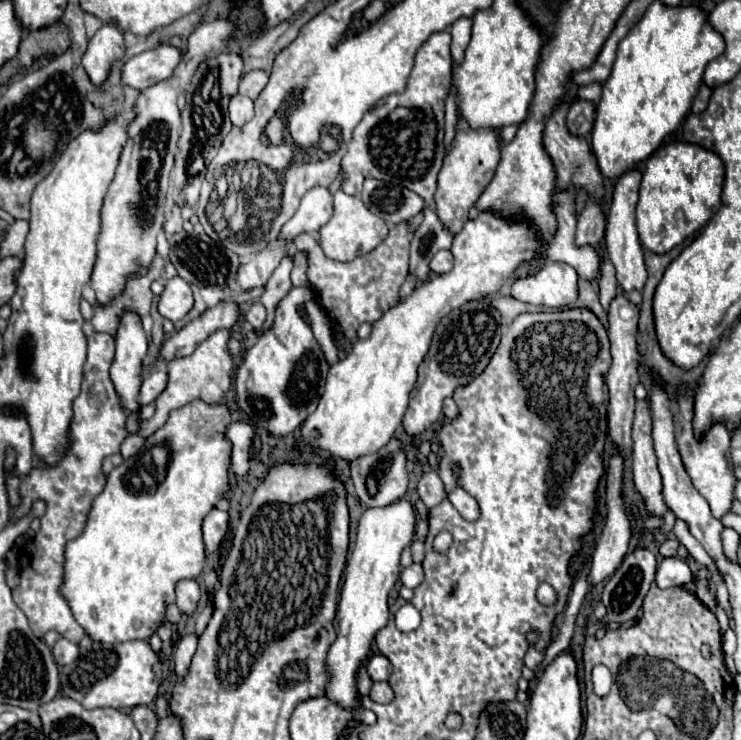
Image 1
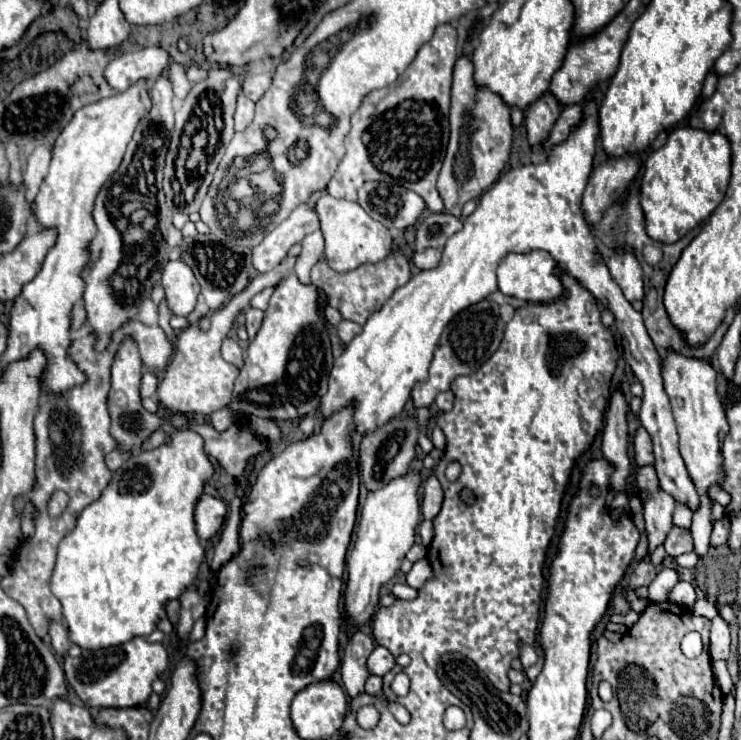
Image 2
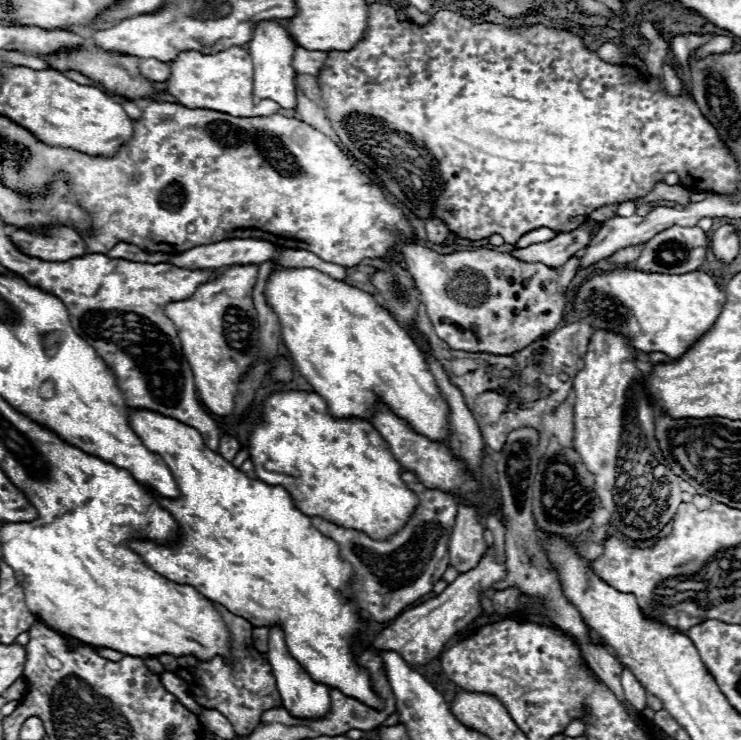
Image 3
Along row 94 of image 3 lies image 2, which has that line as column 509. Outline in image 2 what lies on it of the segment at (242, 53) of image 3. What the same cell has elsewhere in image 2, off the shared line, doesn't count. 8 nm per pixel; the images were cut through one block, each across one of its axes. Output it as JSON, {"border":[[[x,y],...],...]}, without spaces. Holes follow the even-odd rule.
{"border":[[[588,102],[584,106],[584,124],[580,124],[580,128],[576,128],[564,144],[554,146],[548,152],[546,162],[514,168],[484,192],[474,214],[464,218],[464,228],[448,238],[442,250],[440,266],[416,272],[406,286],[398,288],[390,296],[382,310],[368,318],[362,334],[358,334],[348,344],[346,352],[334,360],[328,392],[320,402],[322,420],[342,408],[354,408],[354,430],[366,436],[378,426],[384,426],[392,418],[400,416],[414,384],[428,378],[432,352],[448,320],[452,320],[456,312],[478,304],[498,290],[496,268],[510,252],[528,254],[534,250],[546,250],[572,278],[580,280],[580,284],[602,306],[614,312],[616,328],[624,346],[624,358],[644,386],[640,422],[652,436],[660,488],[692,512],[698,510],[700,502],[696,488],[678,452],[676,424],[662,386],[660,356],[644,328],[642,314],[630,306],[620,286],[612,280],[612,274],[604,264],[580,210],[582,194],[592,170],[596,142],[598,110],[594,102]]]}

